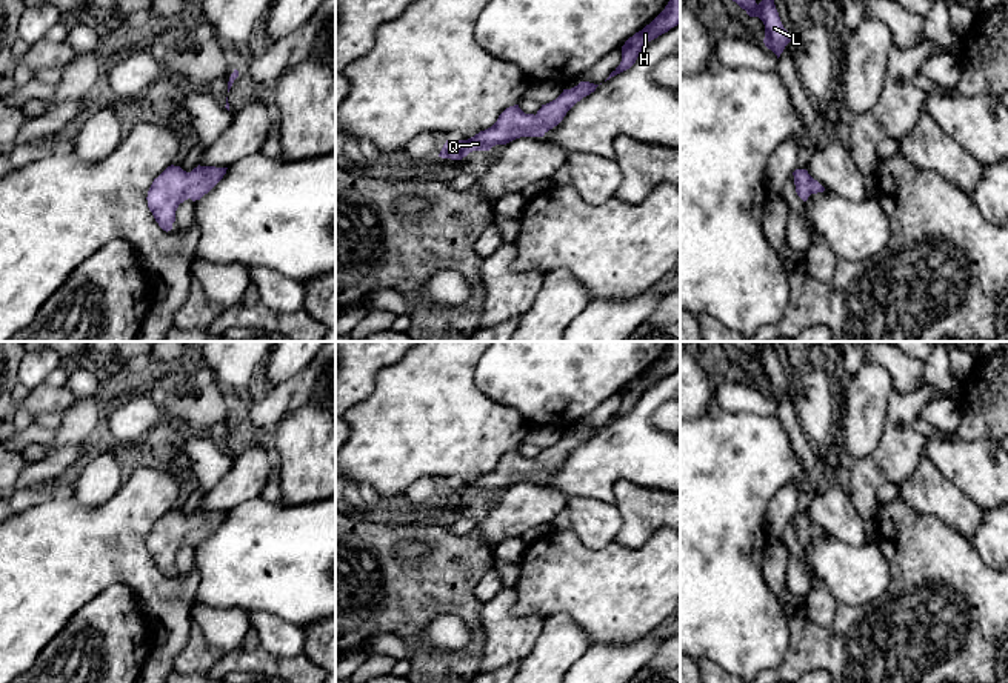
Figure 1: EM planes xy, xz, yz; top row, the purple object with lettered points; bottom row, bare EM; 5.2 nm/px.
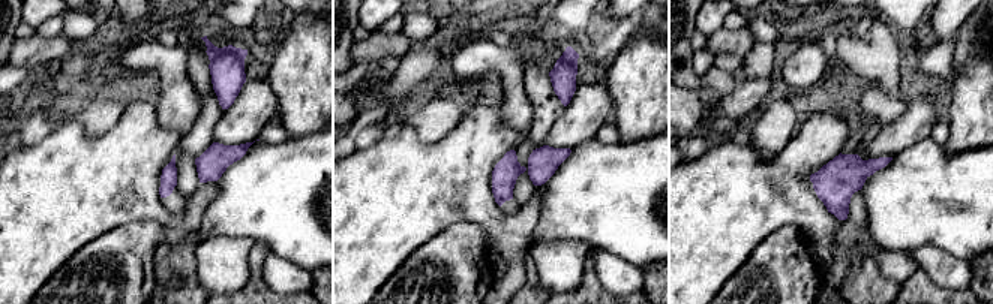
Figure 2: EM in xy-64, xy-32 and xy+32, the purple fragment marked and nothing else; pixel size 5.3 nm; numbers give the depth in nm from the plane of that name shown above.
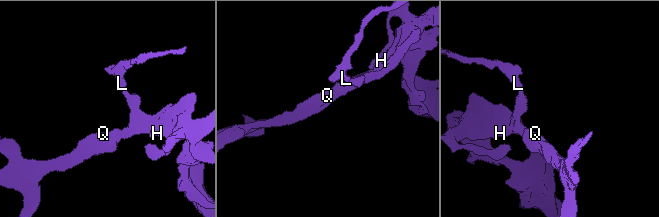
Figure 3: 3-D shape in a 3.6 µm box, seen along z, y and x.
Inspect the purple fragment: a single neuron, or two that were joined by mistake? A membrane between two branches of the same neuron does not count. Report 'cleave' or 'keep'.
keep

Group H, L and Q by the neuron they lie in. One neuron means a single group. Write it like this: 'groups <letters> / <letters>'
groups H L Q

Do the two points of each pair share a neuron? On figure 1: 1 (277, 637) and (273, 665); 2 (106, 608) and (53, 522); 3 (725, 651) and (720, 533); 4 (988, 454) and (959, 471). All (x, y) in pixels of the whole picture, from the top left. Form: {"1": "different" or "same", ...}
{"1": "different", "2": "different", "3": "same", "4": "same"}

